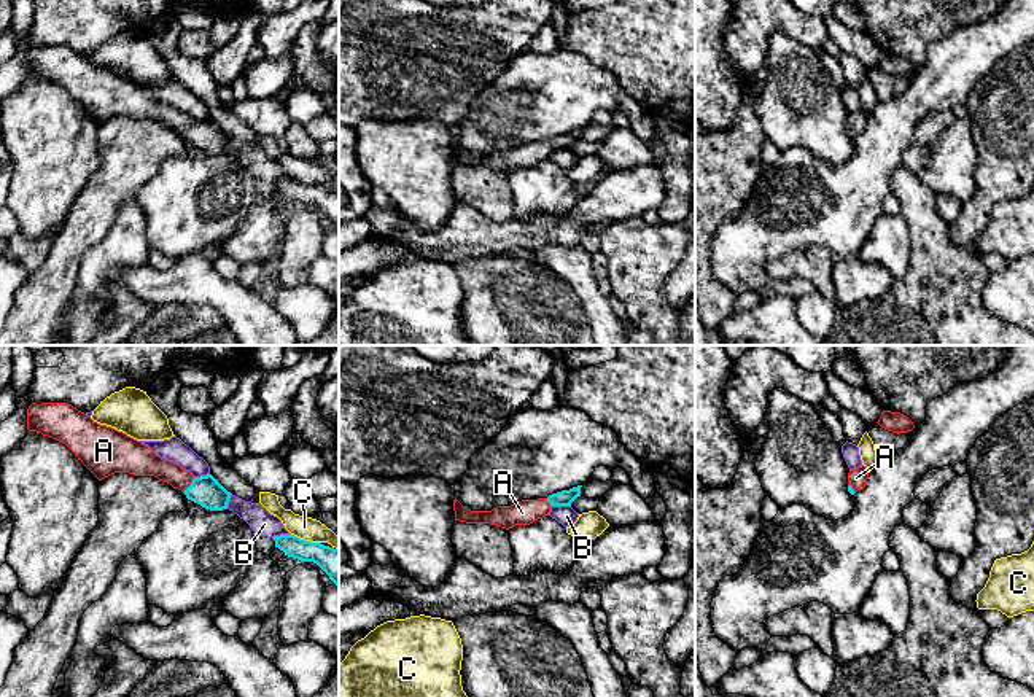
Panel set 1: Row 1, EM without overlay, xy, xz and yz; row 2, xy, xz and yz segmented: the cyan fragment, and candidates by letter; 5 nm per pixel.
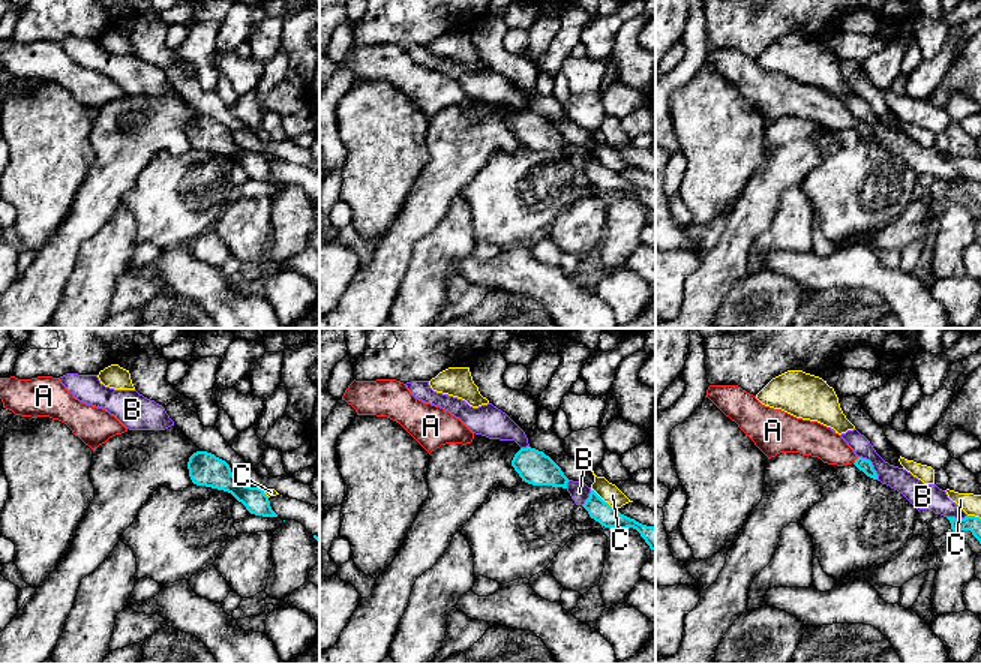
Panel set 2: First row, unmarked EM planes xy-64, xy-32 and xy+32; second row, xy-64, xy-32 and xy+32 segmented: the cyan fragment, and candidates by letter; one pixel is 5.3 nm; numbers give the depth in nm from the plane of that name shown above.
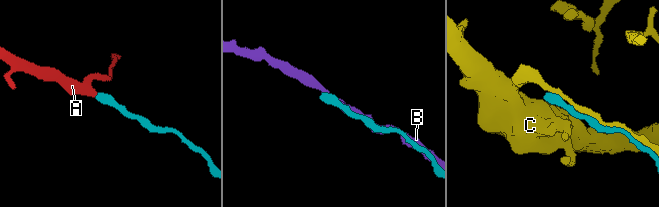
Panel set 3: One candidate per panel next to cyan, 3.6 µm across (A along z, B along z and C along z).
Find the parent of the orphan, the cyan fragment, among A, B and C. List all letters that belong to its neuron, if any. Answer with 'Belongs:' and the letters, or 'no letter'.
Belongs: A

